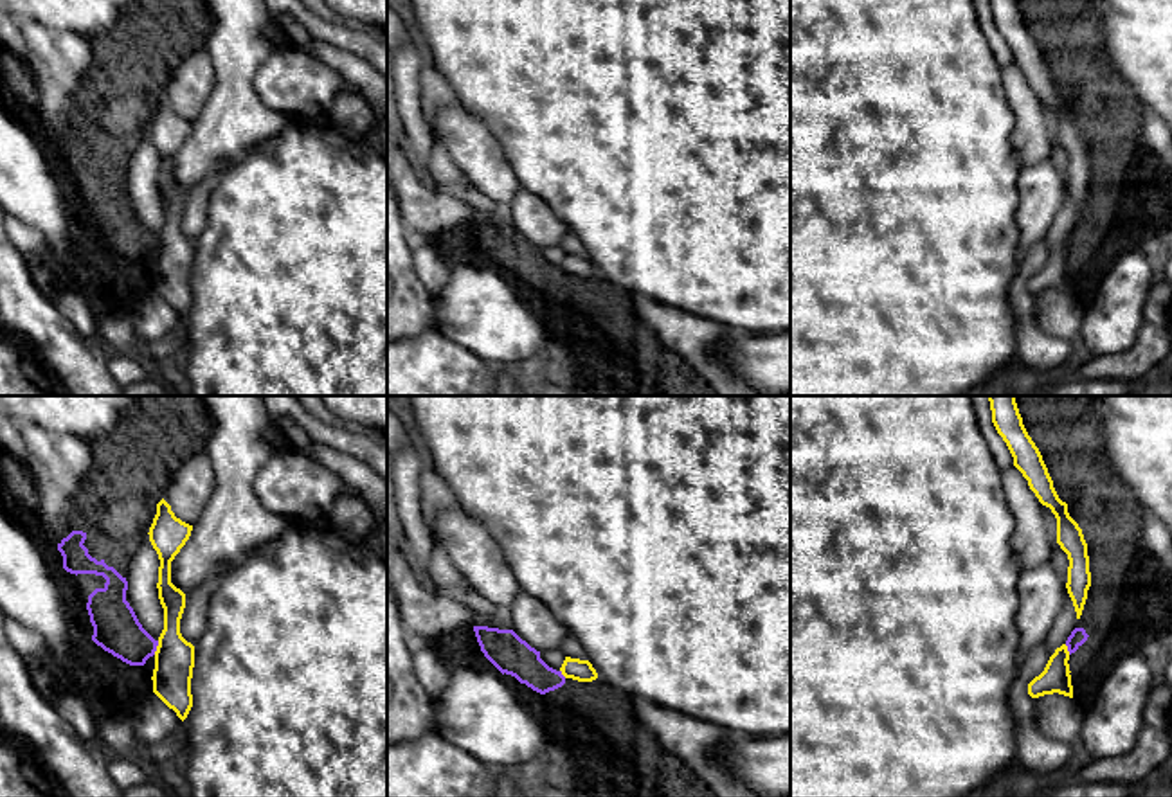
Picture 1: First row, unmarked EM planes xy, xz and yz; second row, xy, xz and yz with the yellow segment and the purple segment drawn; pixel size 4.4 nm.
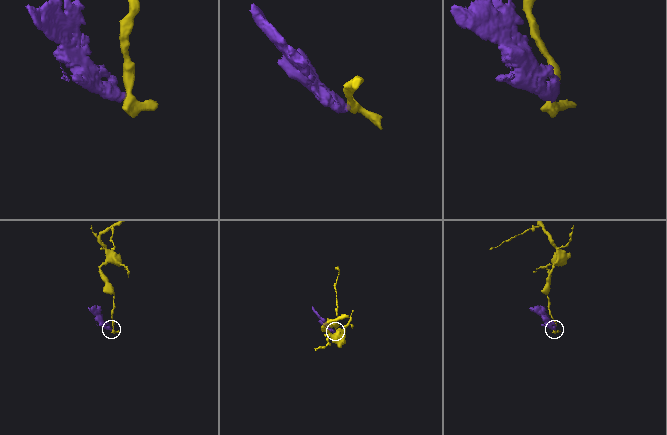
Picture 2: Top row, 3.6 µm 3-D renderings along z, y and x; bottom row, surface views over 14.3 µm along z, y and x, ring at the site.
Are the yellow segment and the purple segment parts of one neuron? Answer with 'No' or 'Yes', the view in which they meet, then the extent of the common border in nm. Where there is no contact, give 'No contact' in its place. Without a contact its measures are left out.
No. Touches yellow in xy. Shared border 70 nm

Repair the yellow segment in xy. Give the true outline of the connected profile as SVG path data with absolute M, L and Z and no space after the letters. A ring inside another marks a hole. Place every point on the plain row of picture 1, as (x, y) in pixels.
M162 95L149 124L149 139L158 151L158 196L164 205L164 227L158 234L153 266L153 290L184 318L193 304L191 275L194 243L180 230L185 191L171 180L171 158L185 142L193 122L182 119Z

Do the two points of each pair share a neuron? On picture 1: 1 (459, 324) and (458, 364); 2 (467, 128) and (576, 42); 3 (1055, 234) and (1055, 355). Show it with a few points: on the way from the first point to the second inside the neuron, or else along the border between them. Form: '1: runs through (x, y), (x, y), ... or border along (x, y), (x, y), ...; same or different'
1: border along (436, 330), (486, 362); different
2: border along (456, 101), (488, 128), (503, 152); different
3: border along (1045, 238), (1050, 252); different

